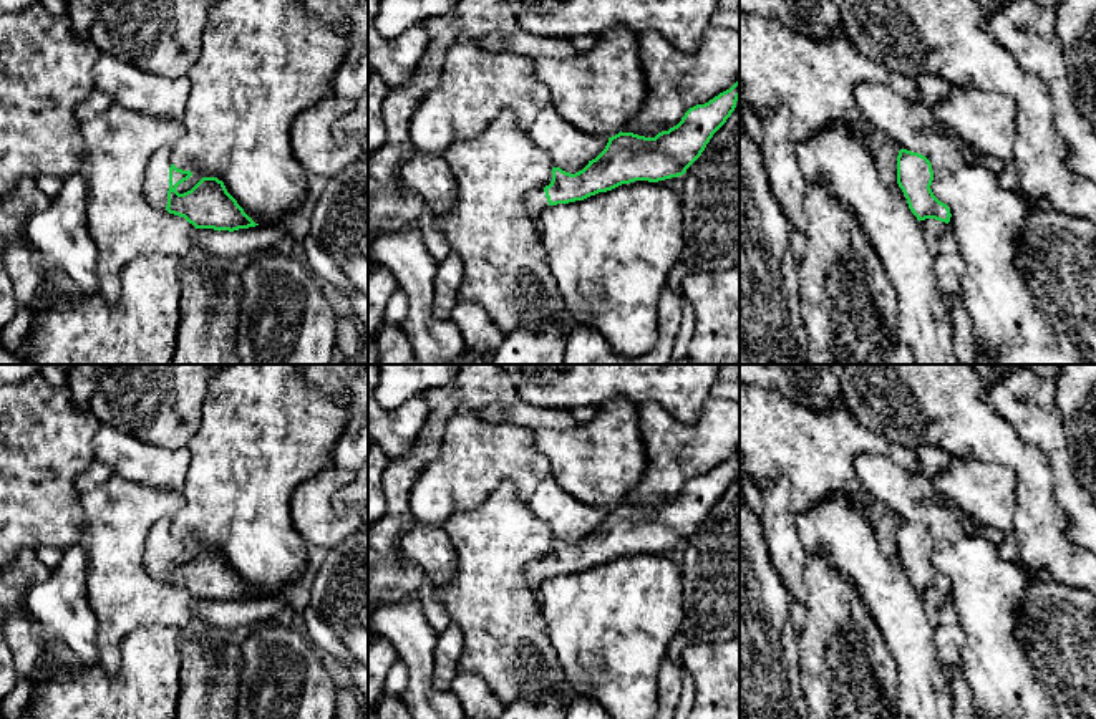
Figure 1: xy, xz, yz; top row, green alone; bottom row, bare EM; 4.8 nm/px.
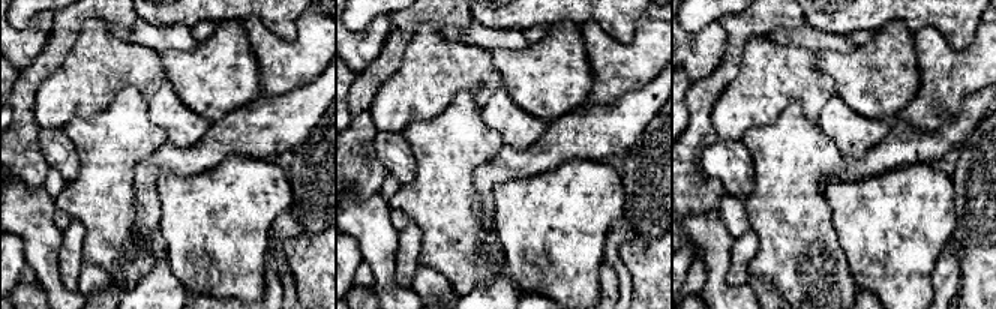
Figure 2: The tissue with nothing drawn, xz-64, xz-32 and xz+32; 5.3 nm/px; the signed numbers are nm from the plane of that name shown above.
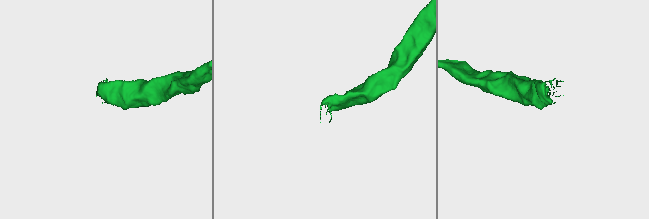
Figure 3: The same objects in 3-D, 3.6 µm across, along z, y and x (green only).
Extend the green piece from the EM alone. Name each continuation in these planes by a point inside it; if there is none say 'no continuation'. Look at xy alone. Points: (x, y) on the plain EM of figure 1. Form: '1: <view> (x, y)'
1: xy (156, 549)

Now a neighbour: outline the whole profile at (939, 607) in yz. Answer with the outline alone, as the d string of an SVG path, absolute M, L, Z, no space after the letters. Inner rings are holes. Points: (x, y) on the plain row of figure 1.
M925 590L920 591L920 595L924 598L925 613L934 626L958 625L950 595L935 590Z

